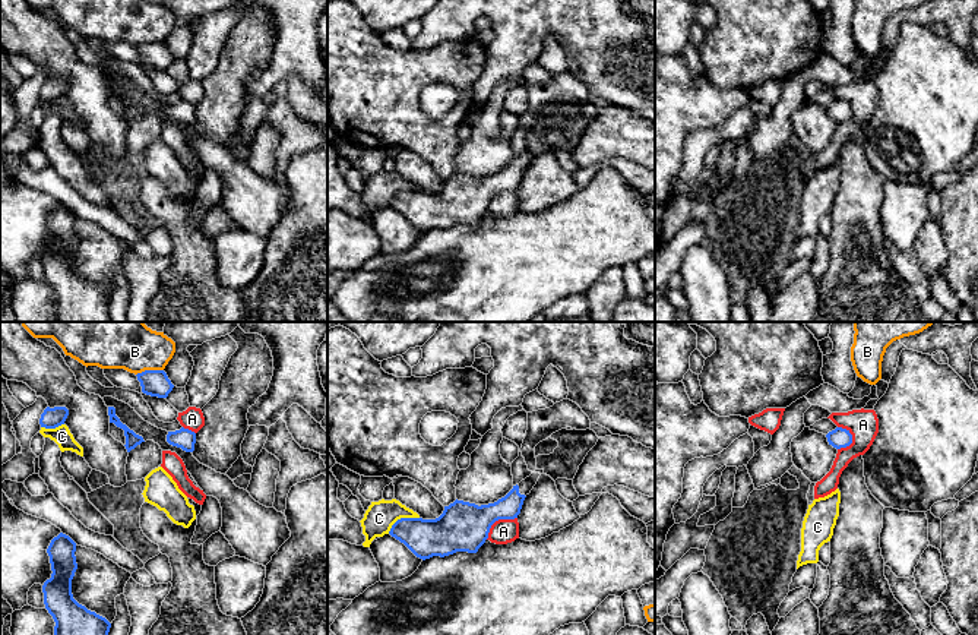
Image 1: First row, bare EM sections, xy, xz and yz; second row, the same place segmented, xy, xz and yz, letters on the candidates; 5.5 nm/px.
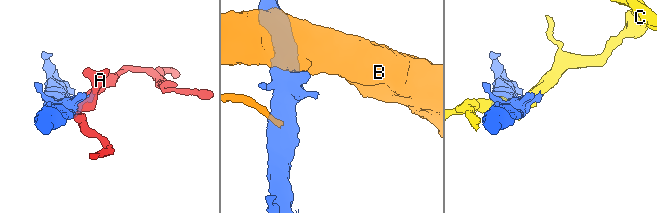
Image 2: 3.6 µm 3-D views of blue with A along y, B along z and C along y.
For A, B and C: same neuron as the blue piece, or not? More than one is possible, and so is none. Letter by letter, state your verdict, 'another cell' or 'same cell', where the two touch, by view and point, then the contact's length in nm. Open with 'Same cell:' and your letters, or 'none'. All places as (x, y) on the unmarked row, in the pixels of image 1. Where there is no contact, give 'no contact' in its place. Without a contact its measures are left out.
Same cell: none
A: another cell; contact xz (497, 192); length 220 nm
B: another cell; contact xy (149, 43); length 160 nm
C: another cell; contact xz (401, 190); length 200 nm

